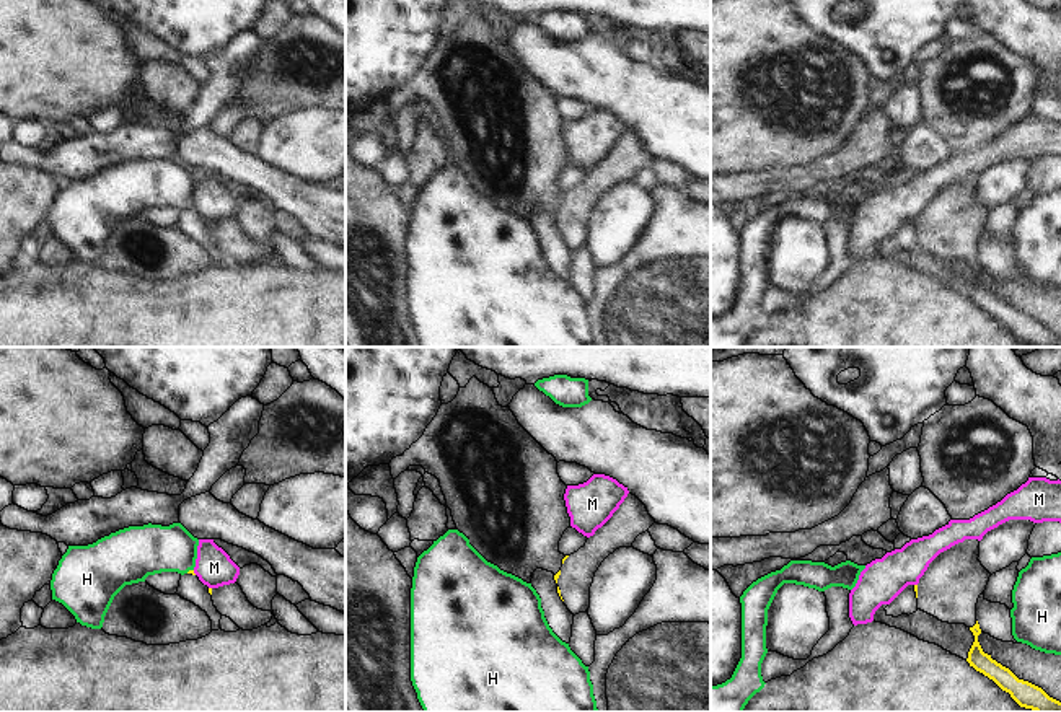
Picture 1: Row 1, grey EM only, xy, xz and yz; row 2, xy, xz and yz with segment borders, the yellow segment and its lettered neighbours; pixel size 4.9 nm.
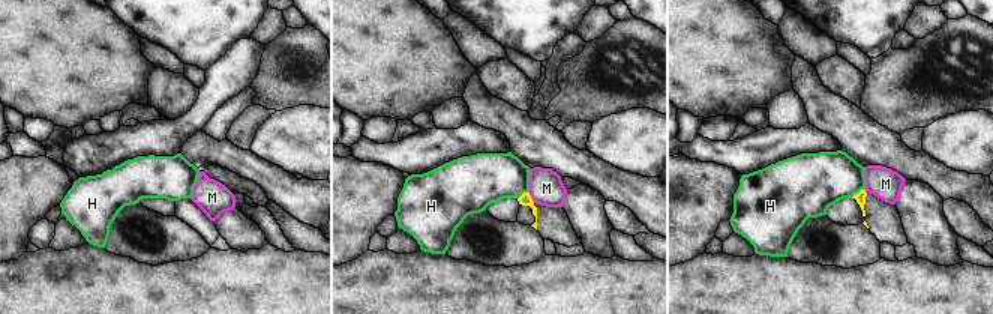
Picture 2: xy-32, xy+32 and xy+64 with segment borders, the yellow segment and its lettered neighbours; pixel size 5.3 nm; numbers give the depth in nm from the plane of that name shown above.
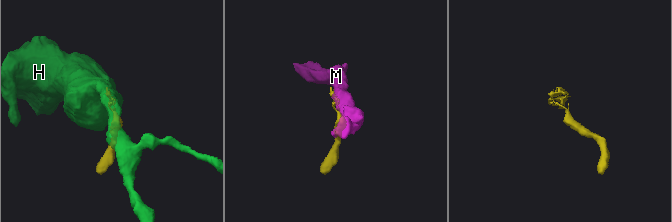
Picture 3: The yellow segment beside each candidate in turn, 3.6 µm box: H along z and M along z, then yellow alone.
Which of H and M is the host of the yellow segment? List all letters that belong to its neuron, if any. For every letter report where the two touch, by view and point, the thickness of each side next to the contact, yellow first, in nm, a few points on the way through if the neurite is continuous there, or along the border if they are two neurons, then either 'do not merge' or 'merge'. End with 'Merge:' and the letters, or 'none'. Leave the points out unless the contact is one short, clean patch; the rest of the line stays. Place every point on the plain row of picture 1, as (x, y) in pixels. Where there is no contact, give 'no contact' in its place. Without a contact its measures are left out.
H: contact xy (189, 206); calibres 20 and 240 nm; border xy (193, 204), (186, 207); do not merge
M: contact xy (193, 207); calibres 20 and 190 nm; border xy (193, 206), (196, 209); do not merge
Merge: none

